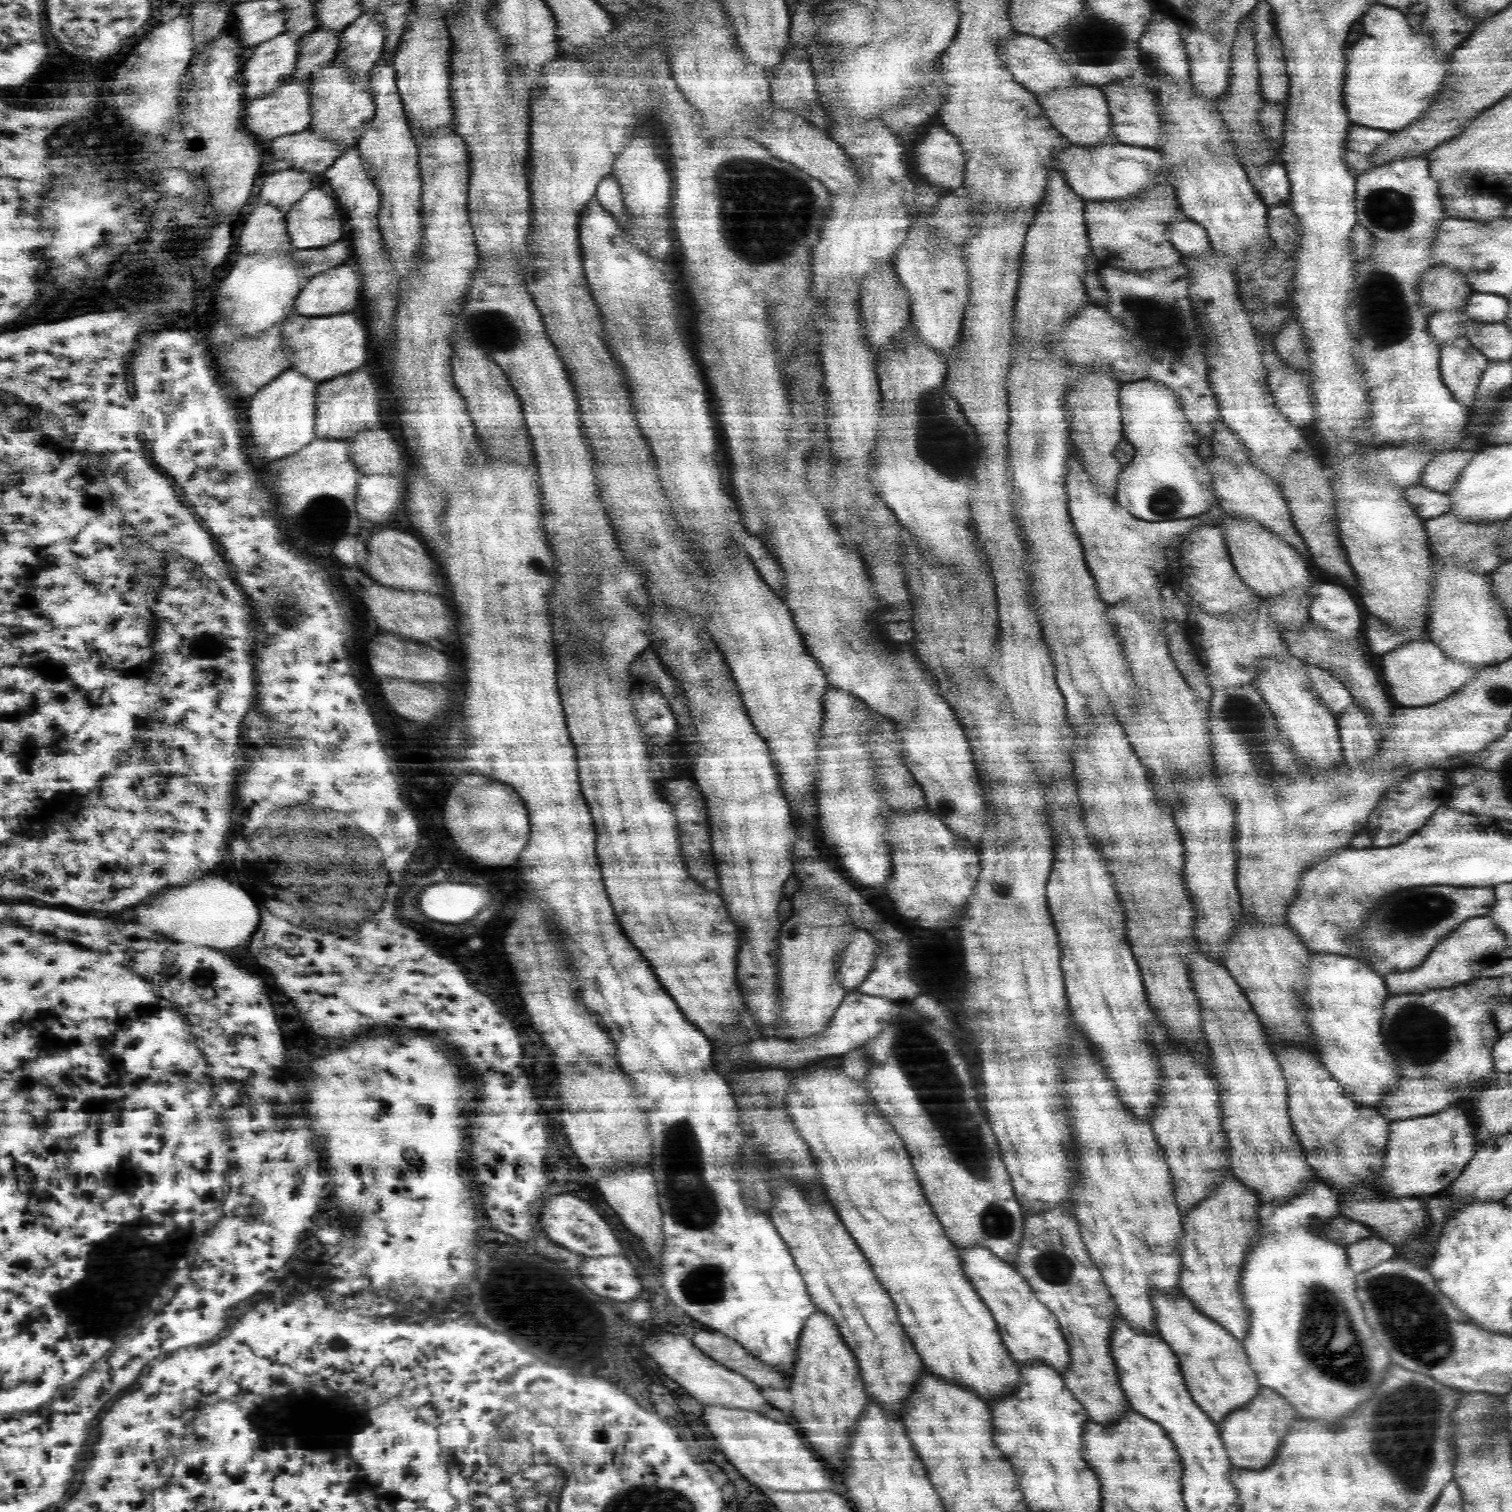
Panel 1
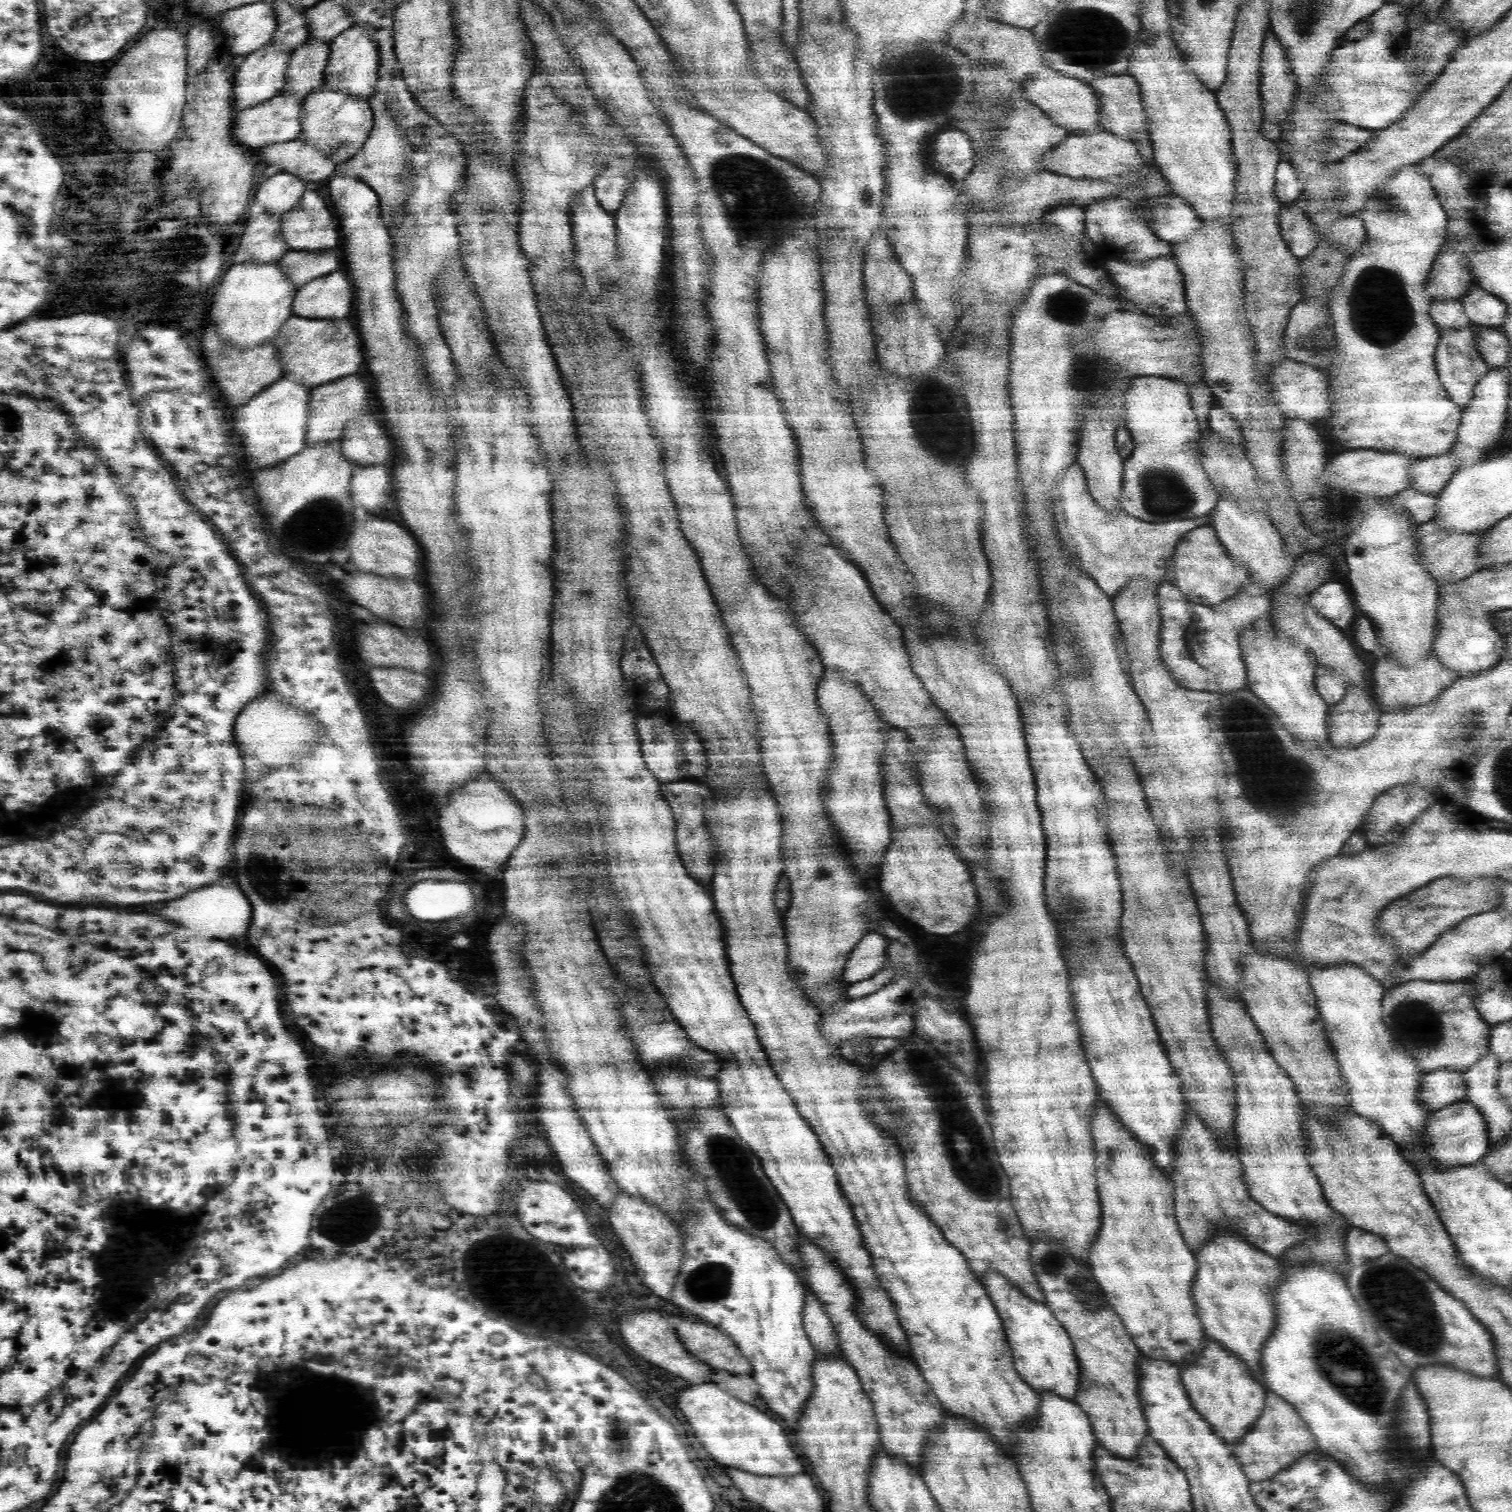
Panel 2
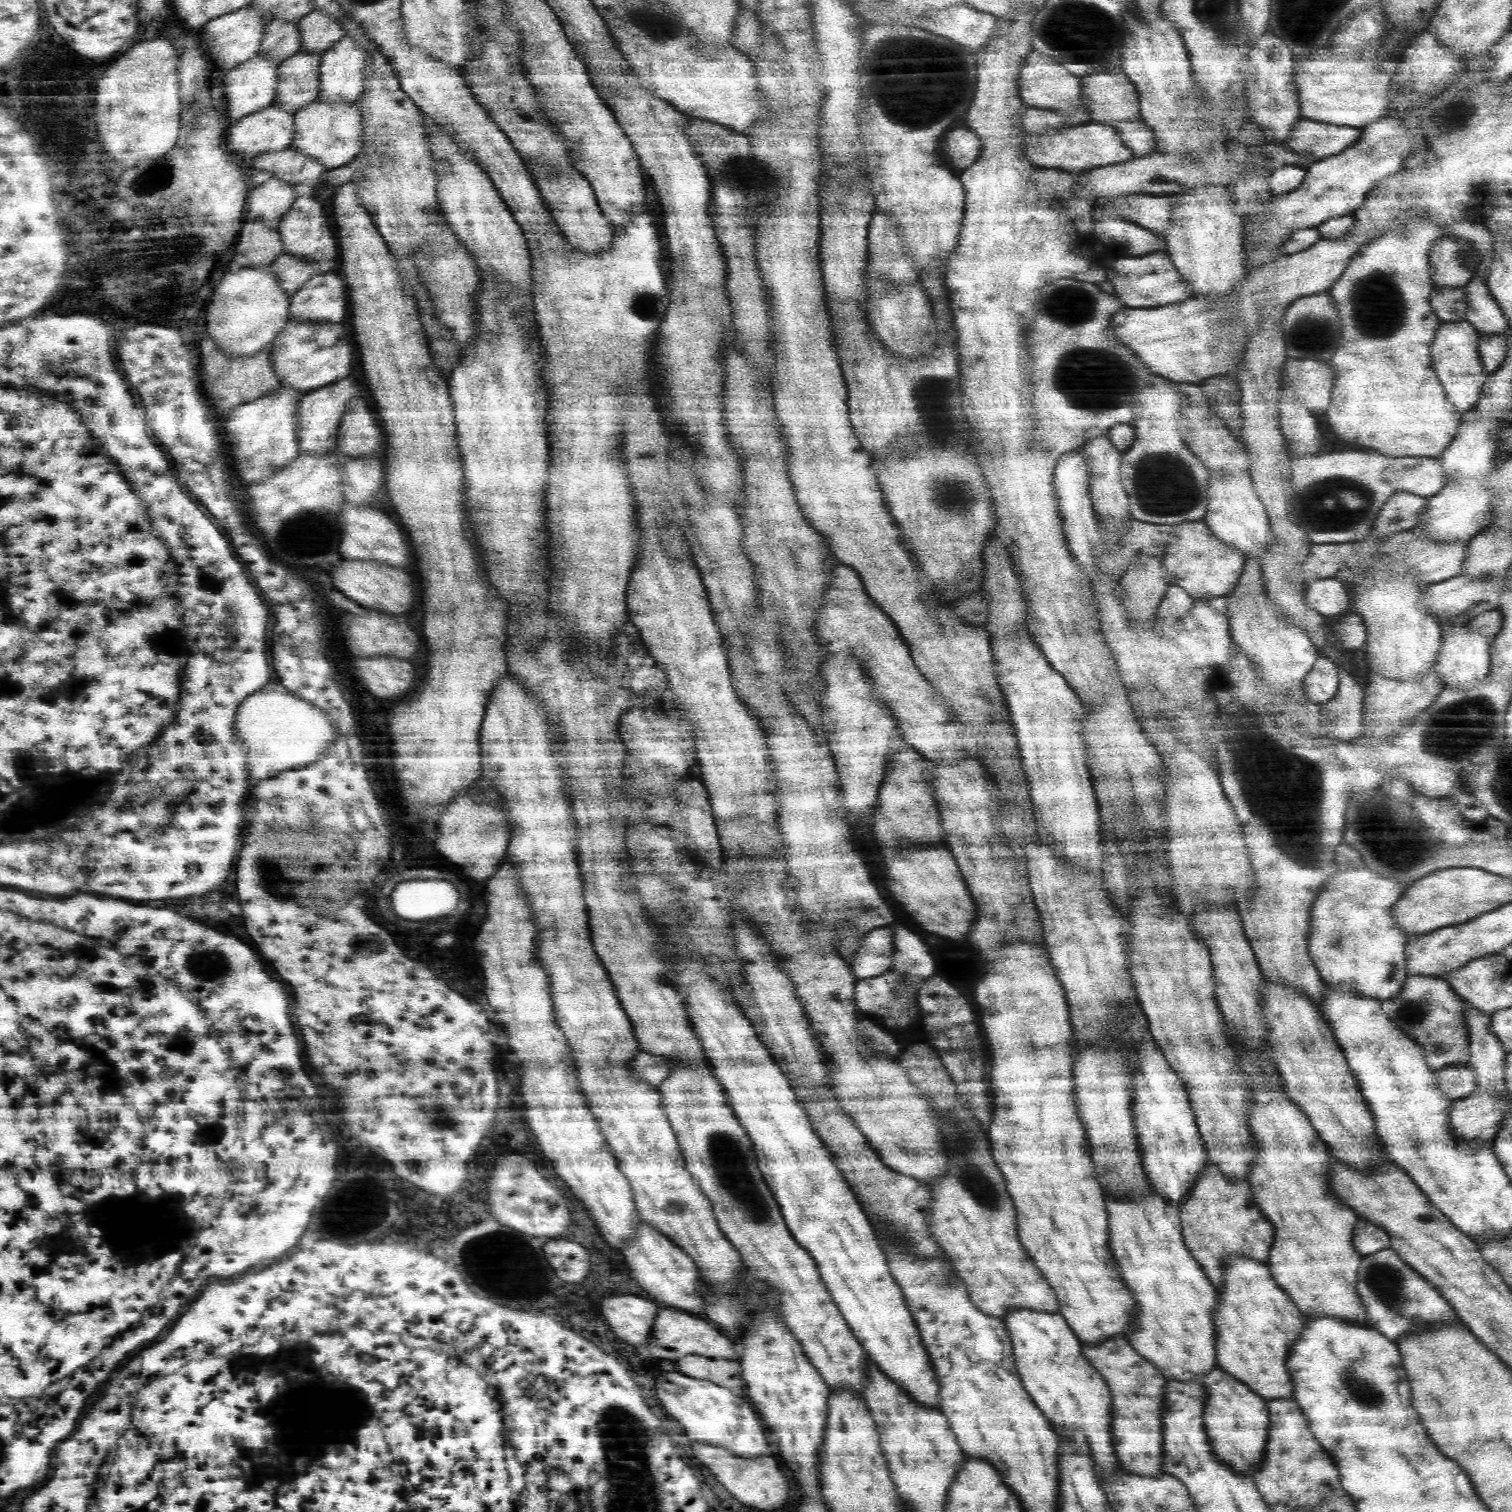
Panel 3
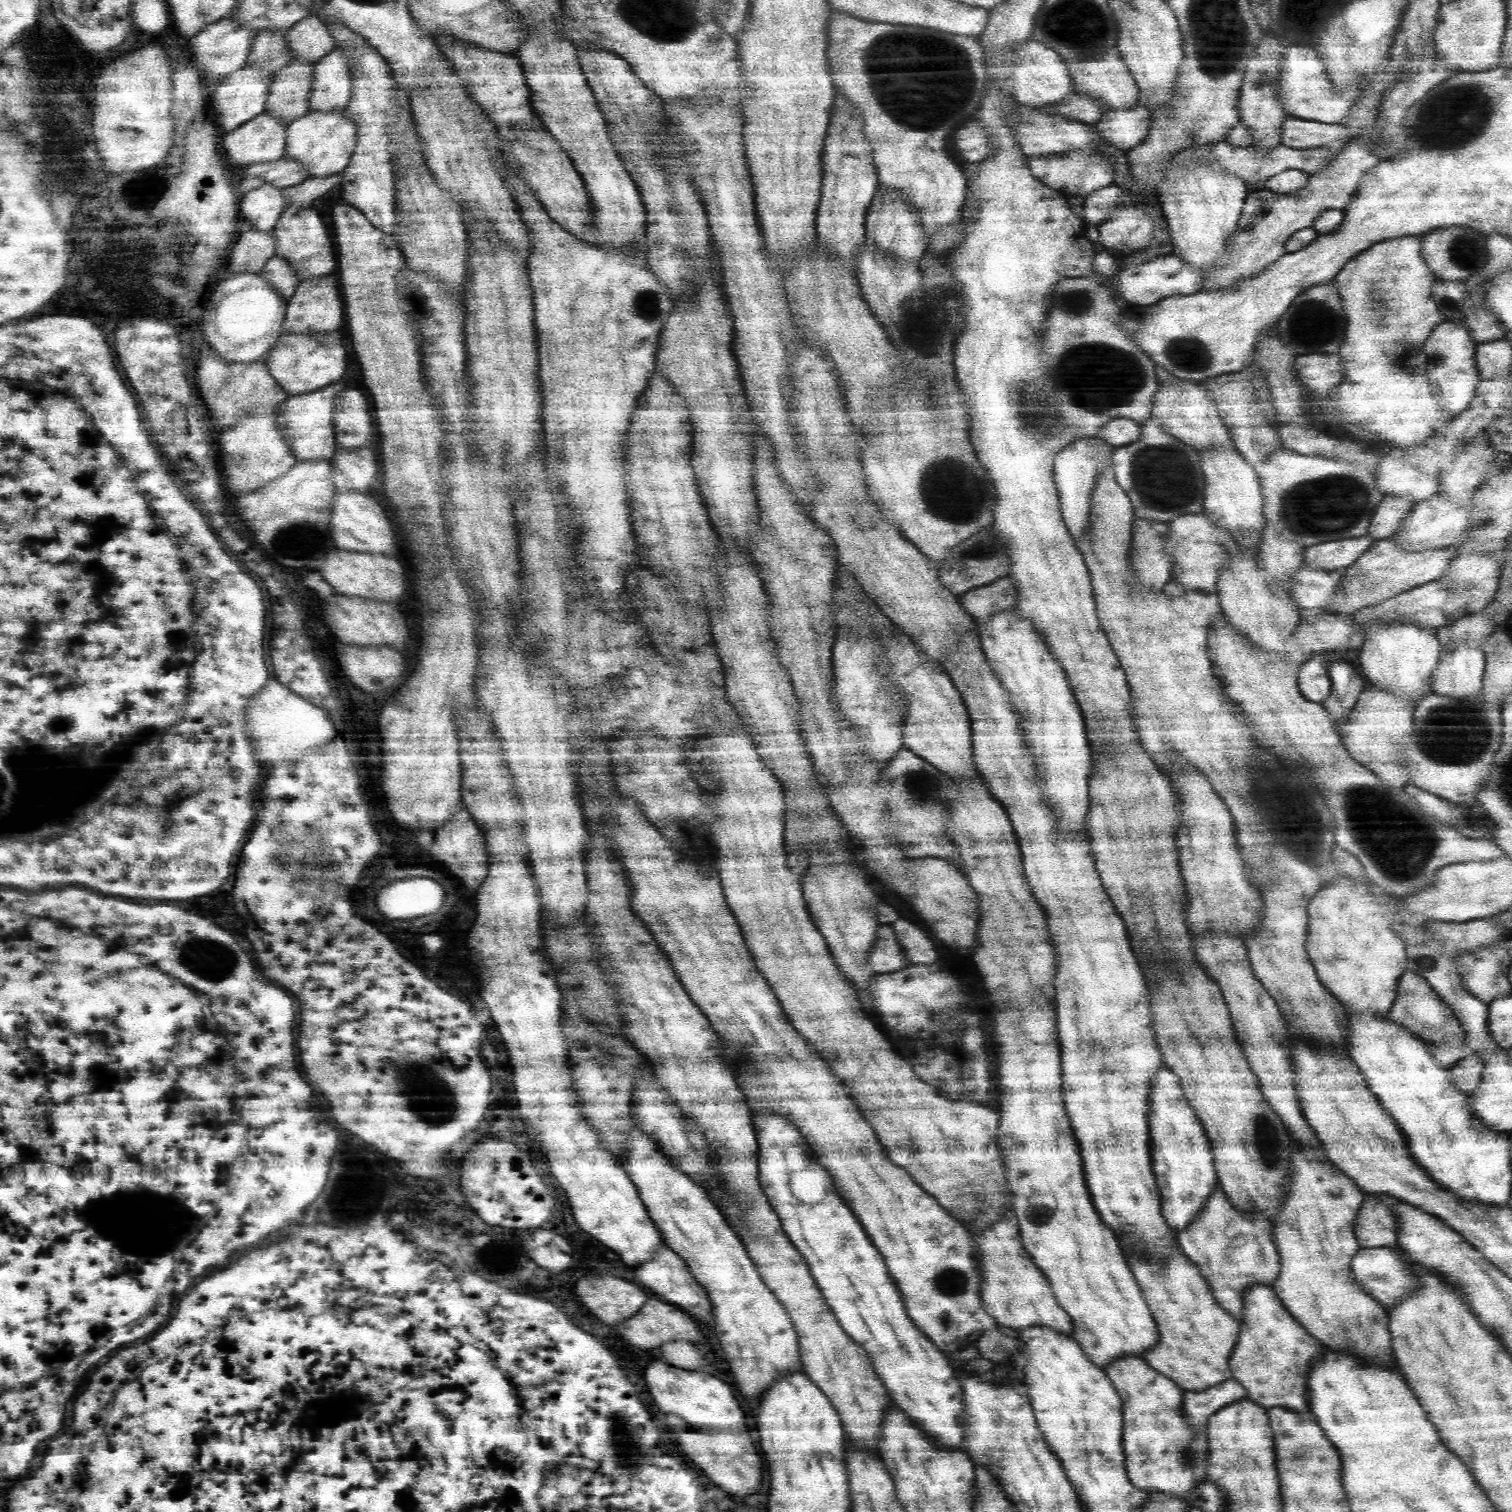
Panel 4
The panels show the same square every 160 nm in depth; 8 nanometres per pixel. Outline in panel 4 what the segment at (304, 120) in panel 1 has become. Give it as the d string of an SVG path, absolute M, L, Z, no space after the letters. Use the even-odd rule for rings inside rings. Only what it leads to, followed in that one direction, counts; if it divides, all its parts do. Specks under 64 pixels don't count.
M264 112L224 135L224 148L234 164L277 161L285 156L287 125Z

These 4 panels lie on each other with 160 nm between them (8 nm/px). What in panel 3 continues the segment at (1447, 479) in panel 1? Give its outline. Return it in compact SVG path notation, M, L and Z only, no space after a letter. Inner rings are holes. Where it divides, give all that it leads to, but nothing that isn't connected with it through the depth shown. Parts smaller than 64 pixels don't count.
M1434 457L1421 458L1418 466L1402 470L1392 483L1396 491L1406 491L1421 497L1430 497L1446 484L1446 476L1442 470L1442 460Z

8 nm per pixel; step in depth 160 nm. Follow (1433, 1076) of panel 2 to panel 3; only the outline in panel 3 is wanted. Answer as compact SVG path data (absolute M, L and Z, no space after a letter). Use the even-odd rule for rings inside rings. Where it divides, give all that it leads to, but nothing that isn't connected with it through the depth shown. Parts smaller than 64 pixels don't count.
M1467 1063L1436 1070L1437 1086L1454 1101L1474 1093L1477 1080L1473 1068Z

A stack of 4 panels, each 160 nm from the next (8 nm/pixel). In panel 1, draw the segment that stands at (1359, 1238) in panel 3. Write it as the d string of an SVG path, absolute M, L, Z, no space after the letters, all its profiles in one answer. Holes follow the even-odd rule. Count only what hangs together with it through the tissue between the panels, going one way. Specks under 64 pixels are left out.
M1378 1237L1356 1240L1346 1248L1349 1269L1354 1274L1371 1270L1372 1267L1396 1256L1395 1247Z

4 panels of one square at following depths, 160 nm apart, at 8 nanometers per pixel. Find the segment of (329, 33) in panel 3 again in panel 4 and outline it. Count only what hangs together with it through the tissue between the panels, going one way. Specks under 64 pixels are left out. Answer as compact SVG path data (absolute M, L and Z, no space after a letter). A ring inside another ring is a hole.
M310 15L286 30L287 48L293 60L314 62L334 50L334 38L330 38L321 18Z

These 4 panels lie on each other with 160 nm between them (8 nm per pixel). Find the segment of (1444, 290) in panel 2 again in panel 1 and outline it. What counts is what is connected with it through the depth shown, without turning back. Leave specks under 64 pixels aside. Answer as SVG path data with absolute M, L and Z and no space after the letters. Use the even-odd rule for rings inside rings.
M1434 265L1421 275L1419 282L1420 298L1424 305L1432 308L1433 314L1439 311L1463 311L1467 301L1474 293L1472 288L1466 283L1466 278L1461 271L1448 265Z

